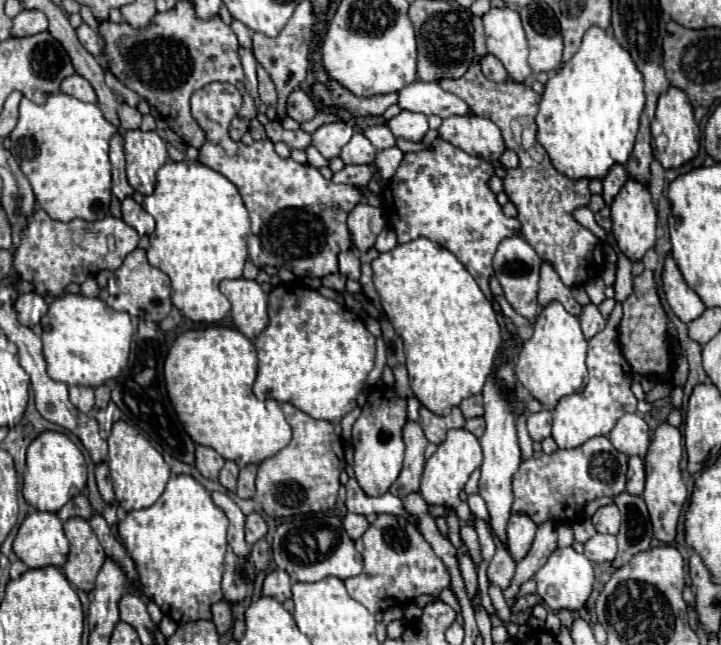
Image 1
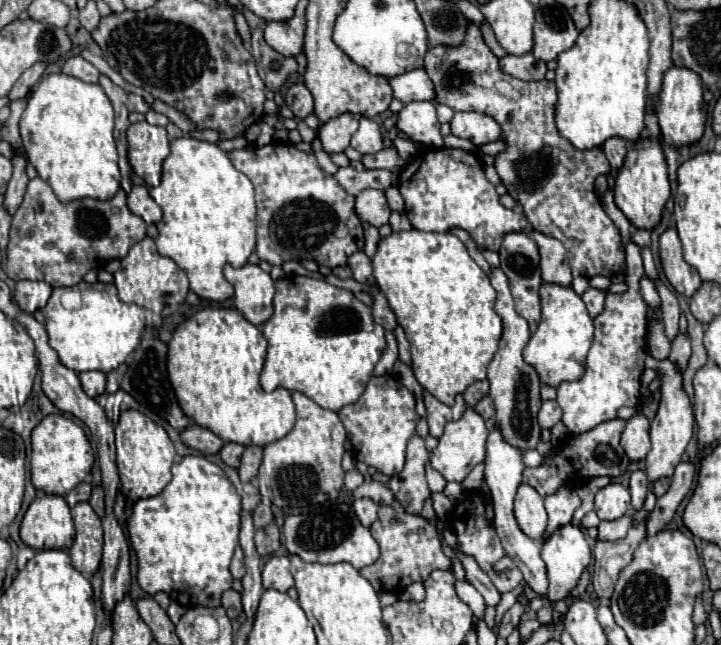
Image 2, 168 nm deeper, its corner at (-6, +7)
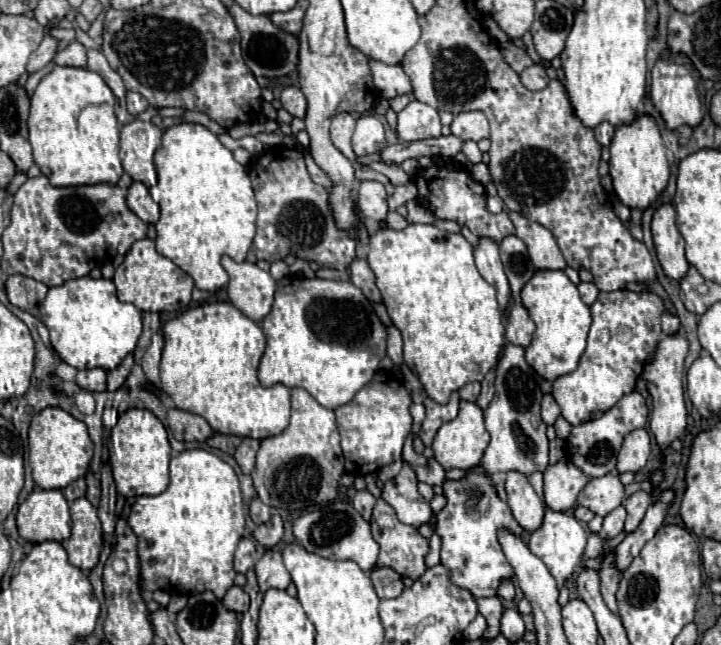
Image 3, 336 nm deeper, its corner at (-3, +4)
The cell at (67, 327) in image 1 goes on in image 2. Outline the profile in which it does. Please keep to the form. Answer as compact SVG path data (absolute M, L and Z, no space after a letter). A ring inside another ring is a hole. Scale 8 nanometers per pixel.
M78 283L82 295L84 295L84 305L76 311L68 311L60 305L60 289L54 289L46 307L42 309L46 317L46 331L50 337L50 345L56 349L60 355L60 361L76 371L112 371L120 363L126 361L126 357L138 347L142 331L146 327L144 321L144 309L130 303L122 303L118 299L118 291L114 283Z

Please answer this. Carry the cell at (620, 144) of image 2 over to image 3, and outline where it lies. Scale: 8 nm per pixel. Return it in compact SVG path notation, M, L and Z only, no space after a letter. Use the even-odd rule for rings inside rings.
M603 122L603 124L595 126L595 128L593 128L593 132L595 132L595 138L597 138L597 142L599 142L601 146L609 146L609 144L611 144L611 140L613 140L615 128L613 128L611 124Z

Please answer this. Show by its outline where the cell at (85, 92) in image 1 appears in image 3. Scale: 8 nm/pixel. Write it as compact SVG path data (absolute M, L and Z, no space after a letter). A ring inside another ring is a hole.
M71 42L65 50L55 54L57 66L73 66L73 68L87 68L85 66L85 54L87 50L79 42Z

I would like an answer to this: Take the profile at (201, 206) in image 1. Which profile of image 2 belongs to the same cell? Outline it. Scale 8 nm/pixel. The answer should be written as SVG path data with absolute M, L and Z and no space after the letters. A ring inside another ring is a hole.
M190 135L174 139L170 143L170 155L164 159L162 181L157 187L151 188L149 193L164 211L162 221L158 223L156 239L160 255L170 257L180 269L184 269L190 281L190 289L198 297L210 301L224 301L232 297L234 289L226 281L222 269L226 263L232 263L234 267L242 267L244 263L248 263L248 257L256 247L256 203L250 179L232 165L228 151Z

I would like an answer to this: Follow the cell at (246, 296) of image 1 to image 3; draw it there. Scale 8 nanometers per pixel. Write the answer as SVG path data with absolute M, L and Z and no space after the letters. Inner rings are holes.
M223 256L221 264L229 274L227 294L231 304L253 322L261 322L273 306L275 280L271 274L251 262L235 262L229 256Z

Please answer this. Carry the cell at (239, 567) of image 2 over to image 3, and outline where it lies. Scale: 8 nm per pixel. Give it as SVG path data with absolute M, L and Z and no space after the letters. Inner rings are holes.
M243 538L235 550L235 572L245 574L249 568L253 568L255 566L255 554L257 554L255 540Z

